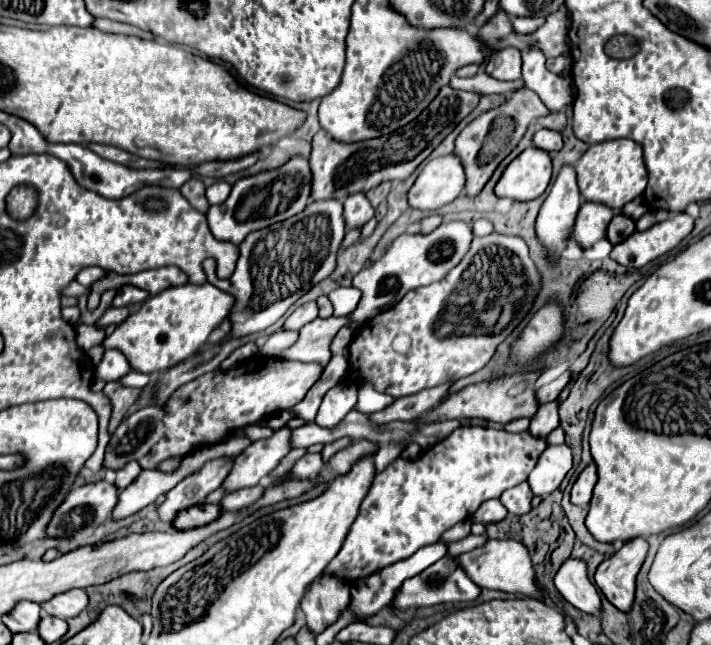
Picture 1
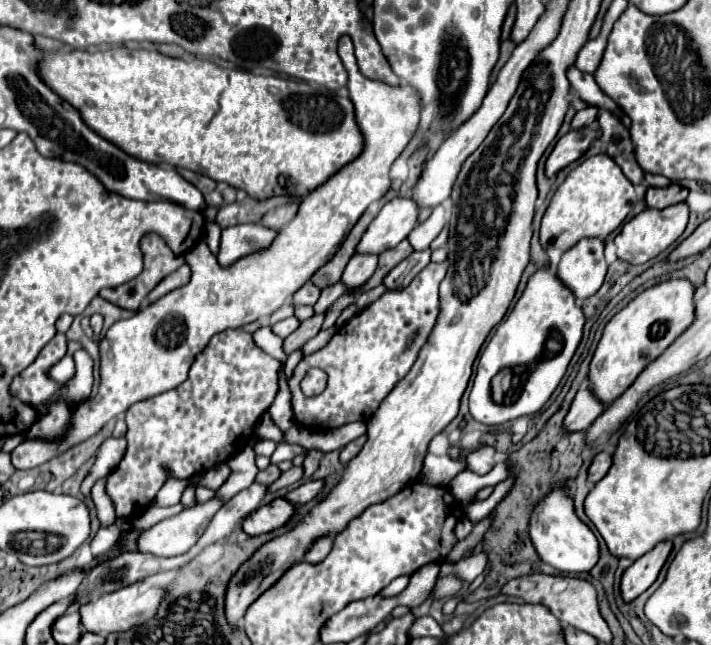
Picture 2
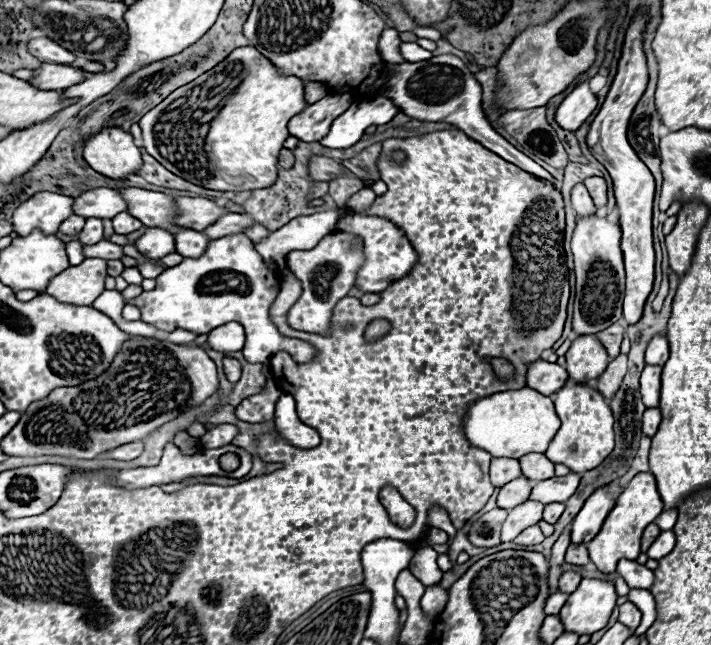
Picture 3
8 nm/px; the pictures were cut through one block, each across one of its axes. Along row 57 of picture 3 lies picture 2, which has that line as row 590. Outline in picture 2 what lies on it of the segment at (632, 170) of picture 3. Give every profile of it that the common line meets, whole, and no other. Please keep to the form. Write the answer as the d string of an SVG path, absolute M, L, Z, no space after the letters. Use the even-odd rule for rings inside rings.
M660 542L650 552L646 552L642 558L638 558L624 574L622 574L622 598L624 602L632 602L638 598L644 590L652 586L652 582L658 578L668 554L672 550L672 542Z

